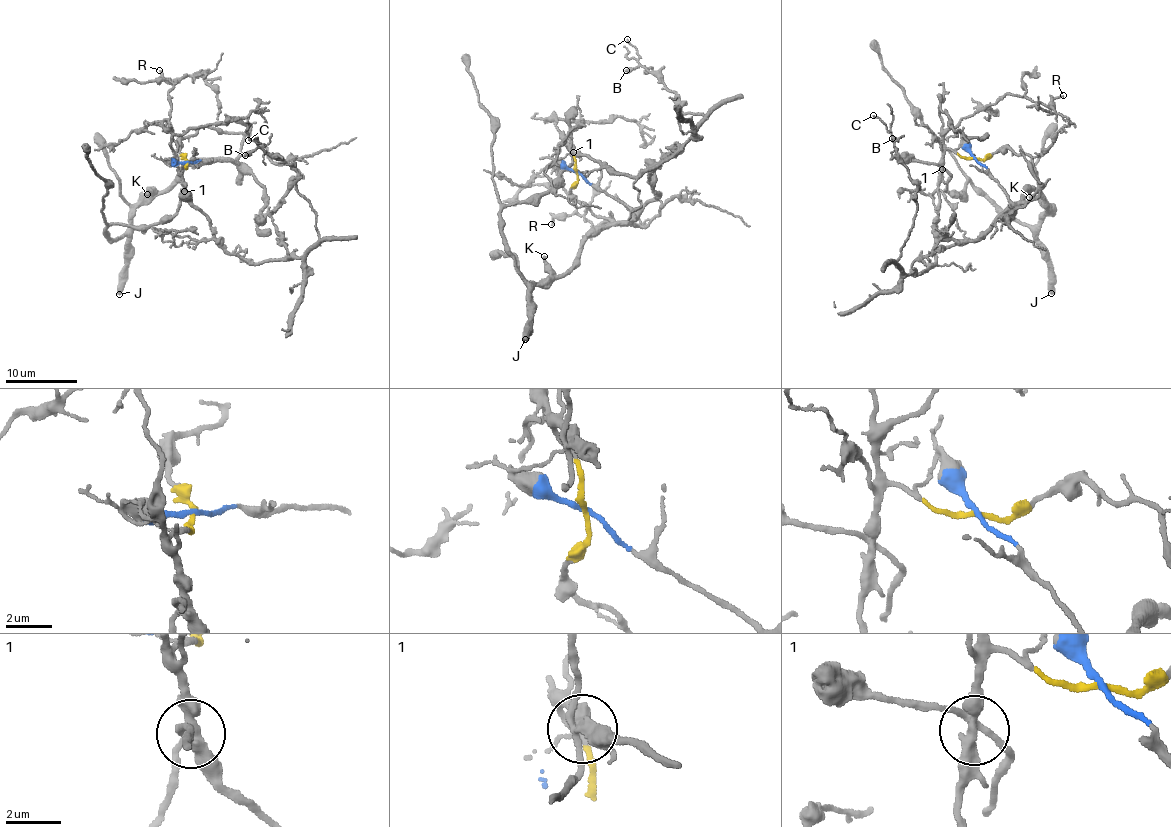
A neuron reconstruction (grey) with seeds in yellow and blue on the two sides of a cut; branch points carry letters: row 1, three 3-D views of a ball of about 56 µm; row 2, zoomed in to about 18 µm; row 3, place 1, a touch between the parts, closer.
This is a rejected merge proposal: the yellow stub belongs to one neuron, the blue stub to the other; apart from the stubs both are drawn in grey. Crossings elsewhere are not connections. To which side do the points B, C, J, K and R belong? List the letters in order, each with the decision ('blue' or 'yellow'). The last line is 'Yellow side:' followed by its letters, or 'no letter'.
B: yellow
C: yellow
J: blue
K: blue
R: yellow
Yellow side: B, C, R

